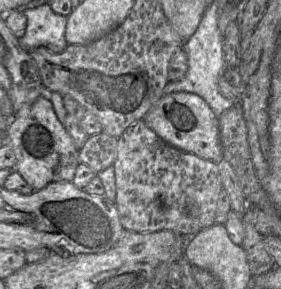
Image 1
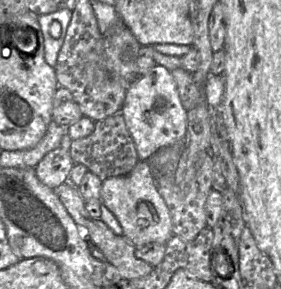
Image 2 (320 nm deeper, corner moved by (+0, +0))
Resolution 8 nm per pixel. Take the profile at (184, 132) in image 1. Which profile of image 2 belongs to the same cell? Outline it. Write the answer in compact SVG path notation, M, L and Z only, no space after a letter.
M156 64L146 75L137 77L130 83L121 113L141 161L149 160L163 147L185 141L187 111L181 103L175 79L171 72L161 65Z

